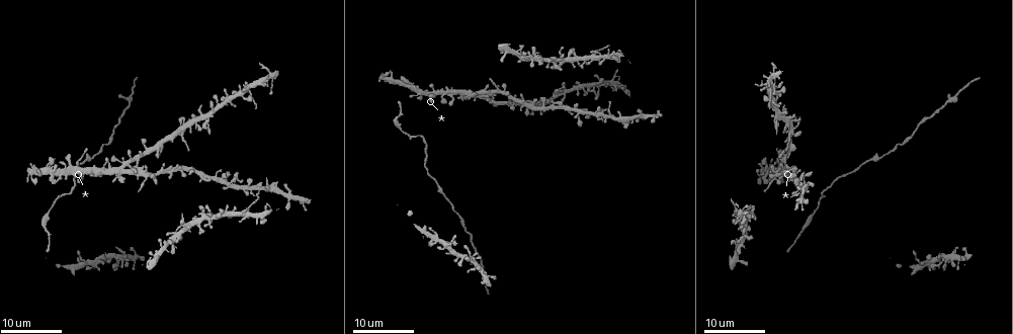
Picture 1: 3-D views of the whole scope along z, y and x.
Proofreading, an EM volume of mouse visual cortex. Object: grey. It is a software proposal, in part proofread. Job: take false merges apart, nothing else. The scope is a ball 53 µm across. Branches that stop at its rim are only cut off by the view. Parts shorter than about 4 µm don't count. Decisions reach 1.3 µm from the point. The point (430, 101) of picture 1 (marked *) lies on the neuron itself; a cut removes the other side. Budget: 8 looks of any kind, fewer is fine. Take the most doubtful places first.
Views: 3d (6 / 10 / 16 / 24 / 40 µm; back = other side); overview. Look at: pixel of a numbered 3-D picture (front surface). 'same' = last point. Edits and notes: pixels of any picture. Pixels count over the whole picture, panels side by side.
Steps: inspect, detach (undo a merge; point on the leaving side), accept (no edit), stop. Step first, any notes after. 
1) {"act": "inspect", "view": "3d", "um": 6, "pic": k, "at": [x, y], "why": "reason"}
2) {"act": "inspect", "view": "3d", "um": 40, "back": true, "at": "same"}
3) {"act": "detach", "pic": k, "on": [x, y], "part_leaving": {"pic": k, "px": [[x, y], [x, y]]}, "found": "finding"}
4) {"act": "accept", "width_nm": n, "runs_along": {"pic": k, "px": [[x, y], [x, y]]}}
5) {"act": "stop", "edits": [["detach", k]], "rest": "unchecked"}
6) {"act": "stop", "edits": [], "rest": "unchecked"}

{"act": "inspect", "view": "3d", "um": 16, "pic": 1, "at": [442, 189], "why": "arms part here"}

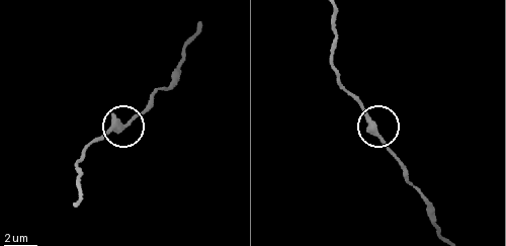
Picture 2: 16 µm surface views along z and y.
{"act": "inspect", "view": "3d", "um": 10, "pic": 2, "at": [373, 128], "why": "zoom in"}

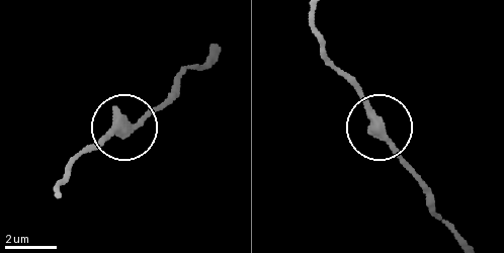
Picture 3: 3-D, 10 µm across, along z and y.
{"act": "accept", "arms": 3, "found": "continuous, no second neuron"}

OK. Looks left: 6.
{"act": "inspect", "view": "3d", "um": 16, "pic": 1, "at": [137, 166], "why": "three arms meet"}

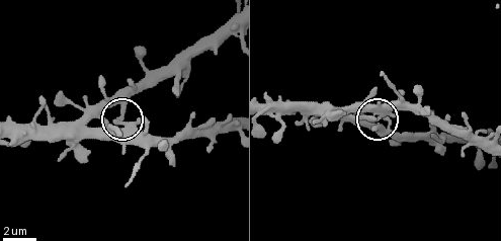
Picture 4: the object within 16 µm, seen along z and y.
{"act": "inspect", "view": "3d", "um": 6, "pic": 4, "at": [122, 121]}

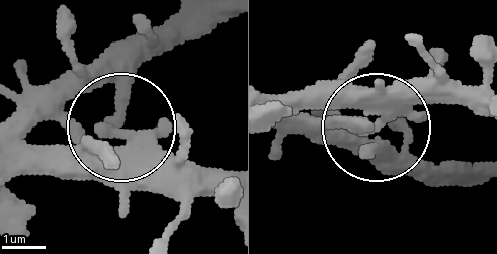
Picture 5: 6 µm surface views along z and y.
{"act": "accept", "side_arm_um": 33, "found": "one neuron here"}

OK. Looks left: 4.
{"act": "inspect", "view": "3d", "um": 24, "pic": 1, "at": [69, 192]}

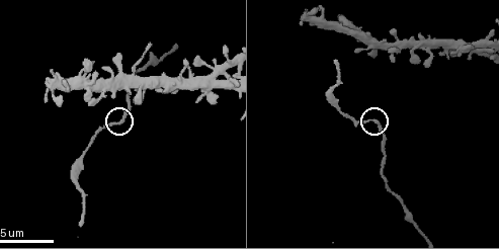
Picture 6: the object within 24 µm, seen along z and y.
{"act": "inspect", "view": "3d", "um": 6, "pic": 6, "at": [121, 123]}

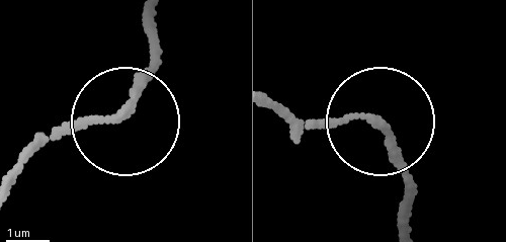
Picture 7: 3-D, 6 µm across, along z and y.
{"act": "accept", "found": "one neuron here"}

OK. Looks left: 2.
{"act": "inspect", "view": "3d", "um": 16, "pic": 6, "at": [133, 76], "why": "a fork"}

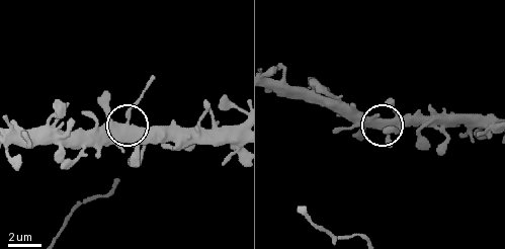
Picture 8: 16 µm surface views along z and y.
{"act": "inspect", "view": "3d", "um": 6, "pic": 8, "at": [129, 127]}

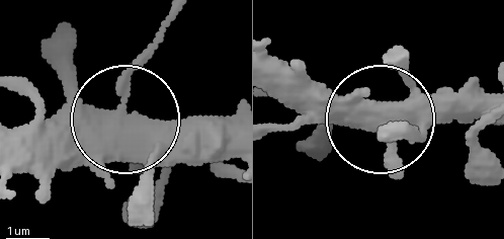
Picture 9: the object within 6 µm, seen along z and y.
{"act": "accept", "side_arm_um": 10, "found": "continuous, no second neuron"}

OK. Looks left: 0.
{"act": "stop", "edits": [], "rest": "unchecked"}

